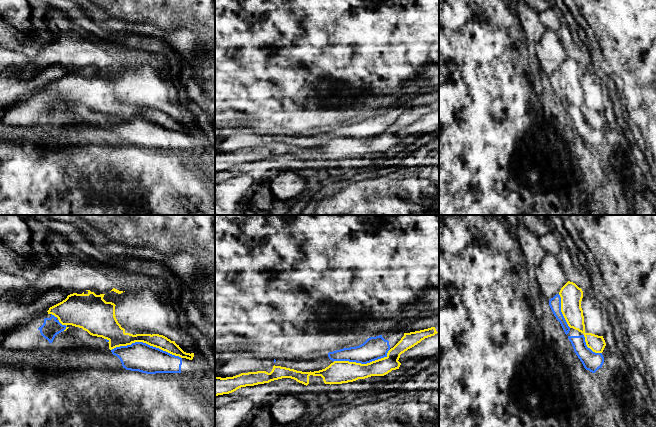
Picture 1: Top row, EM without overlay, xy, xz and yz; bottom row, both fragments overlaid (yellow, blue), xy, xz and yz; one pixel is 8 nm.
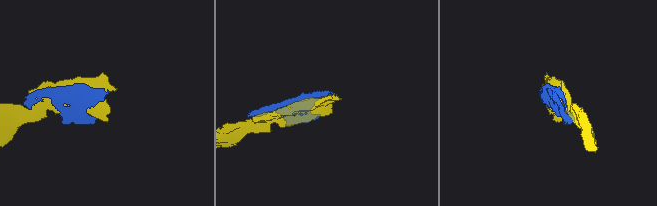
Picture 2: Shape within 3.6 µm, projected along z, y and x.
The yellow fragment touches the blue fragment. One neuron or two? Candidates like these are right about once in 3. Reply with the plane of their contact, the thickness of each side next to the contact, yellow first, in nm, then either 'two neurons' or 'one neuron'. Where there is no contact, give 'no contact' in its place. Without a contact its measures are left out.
contact in xy; calibres 150 and 240 nm; two neurons

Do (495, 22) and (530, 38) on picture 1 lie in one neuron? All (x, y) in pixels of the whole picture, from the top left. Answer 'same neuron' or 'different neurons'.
different neurons

